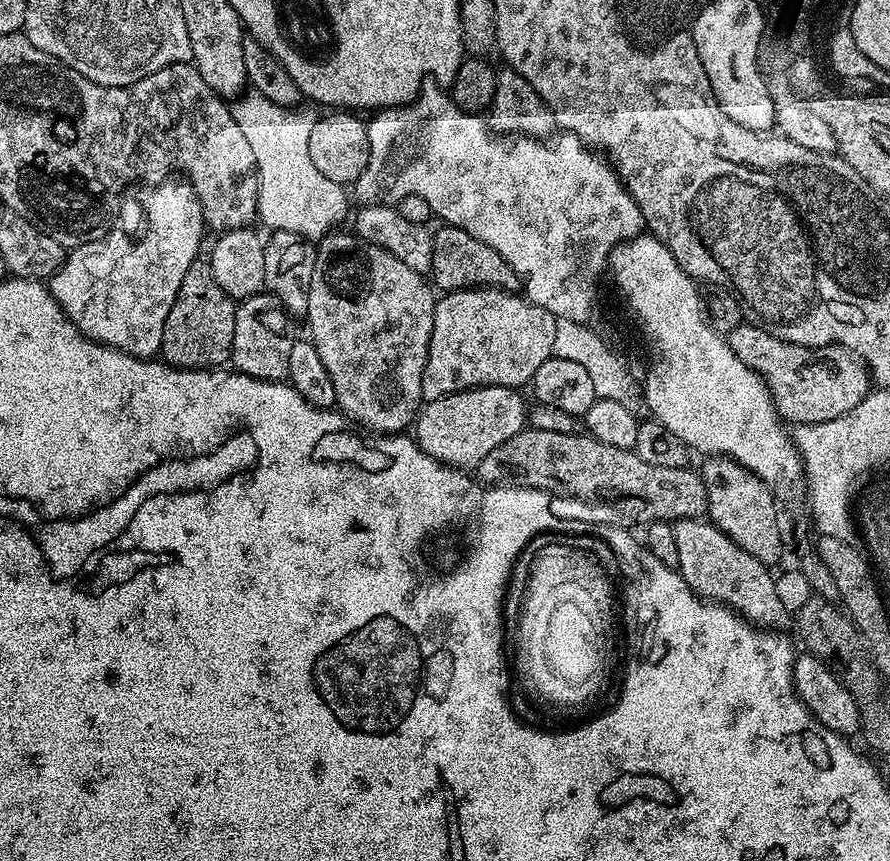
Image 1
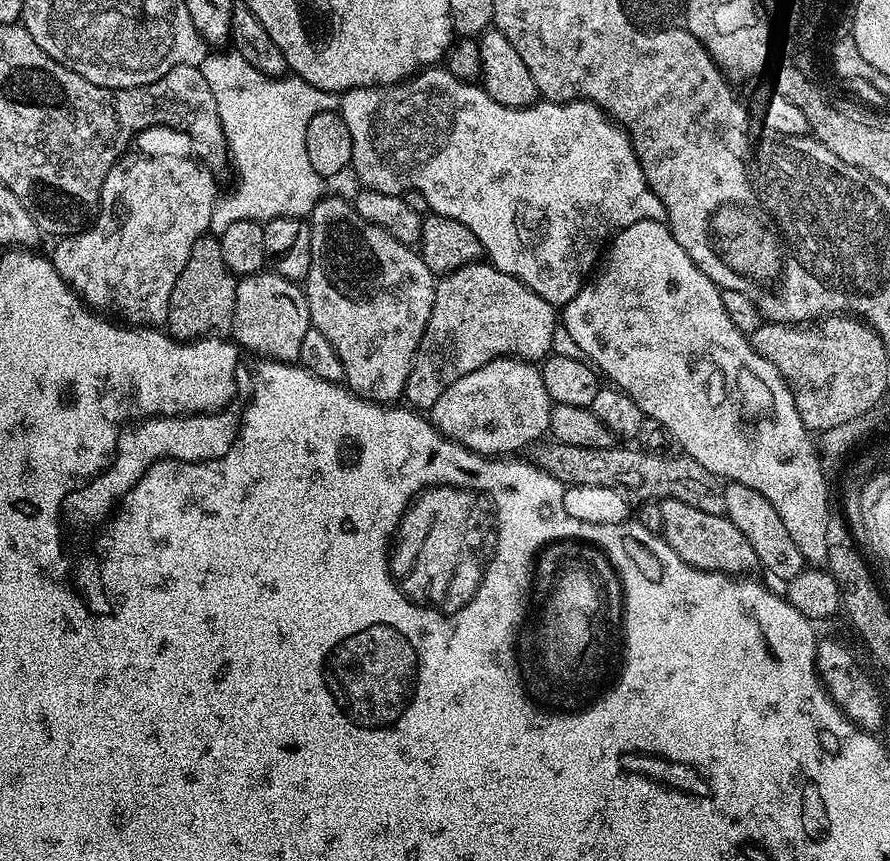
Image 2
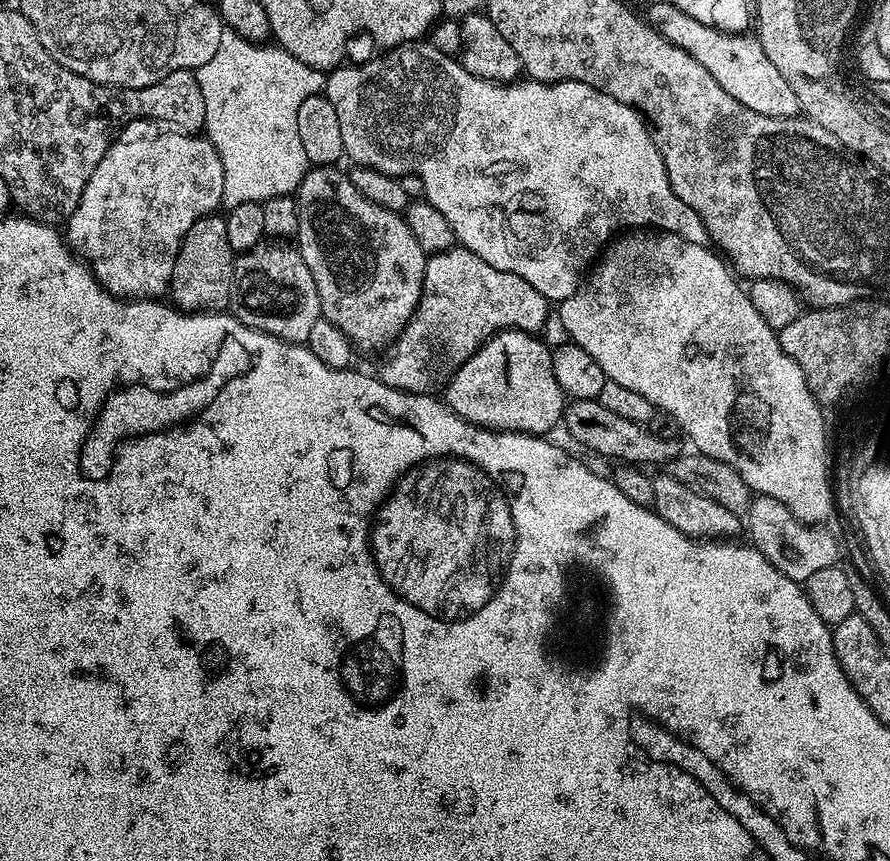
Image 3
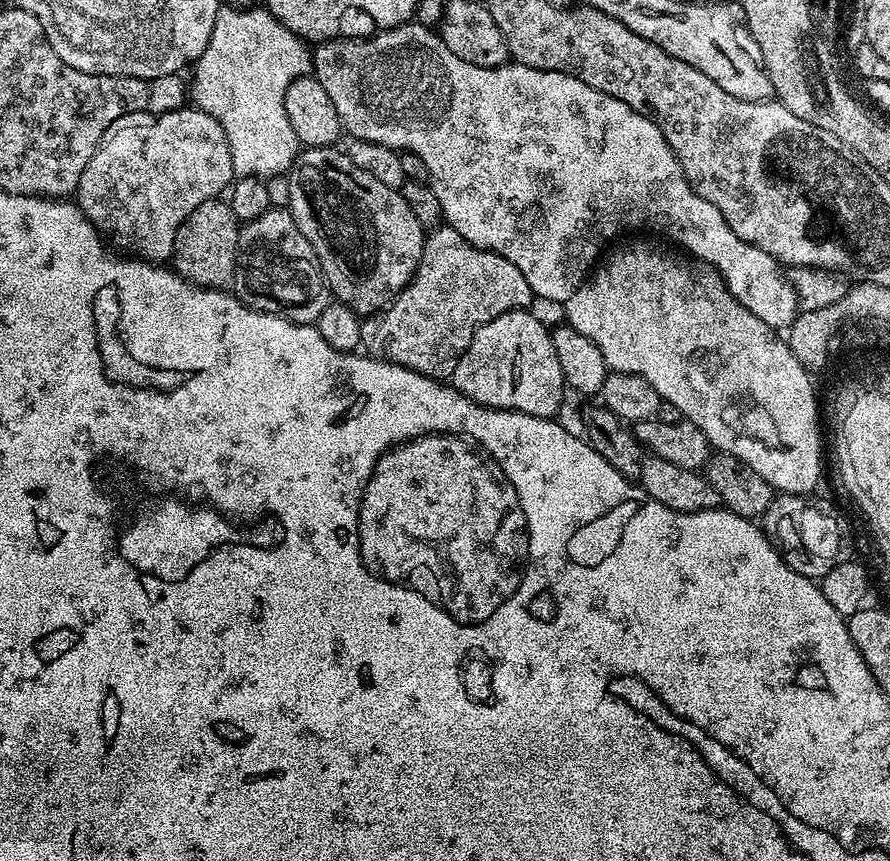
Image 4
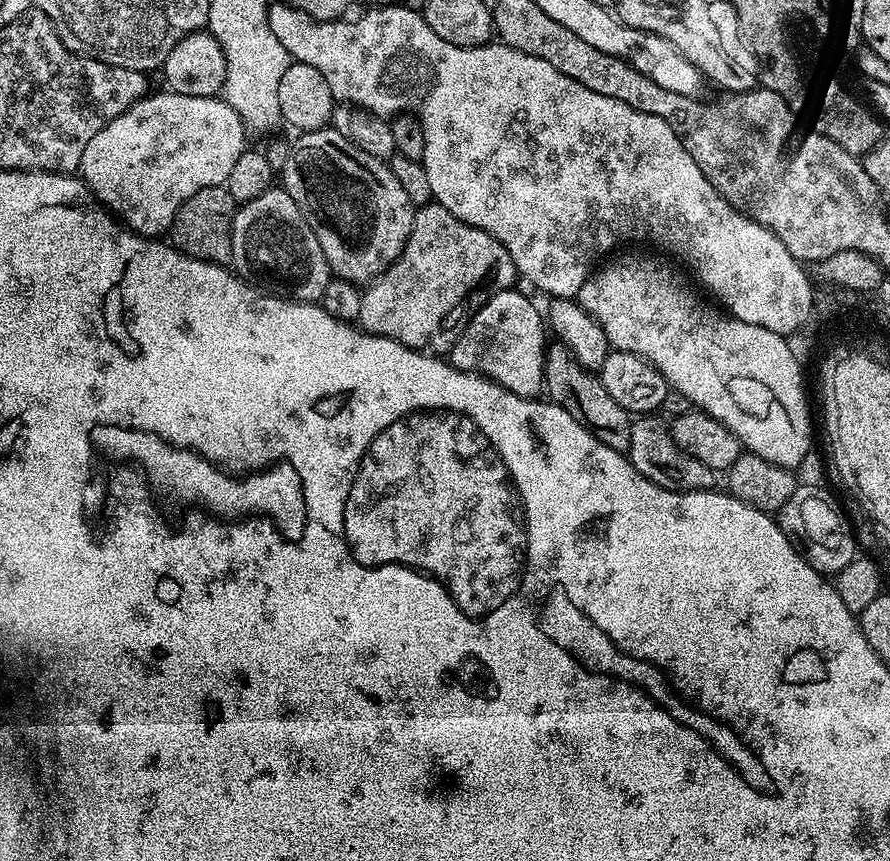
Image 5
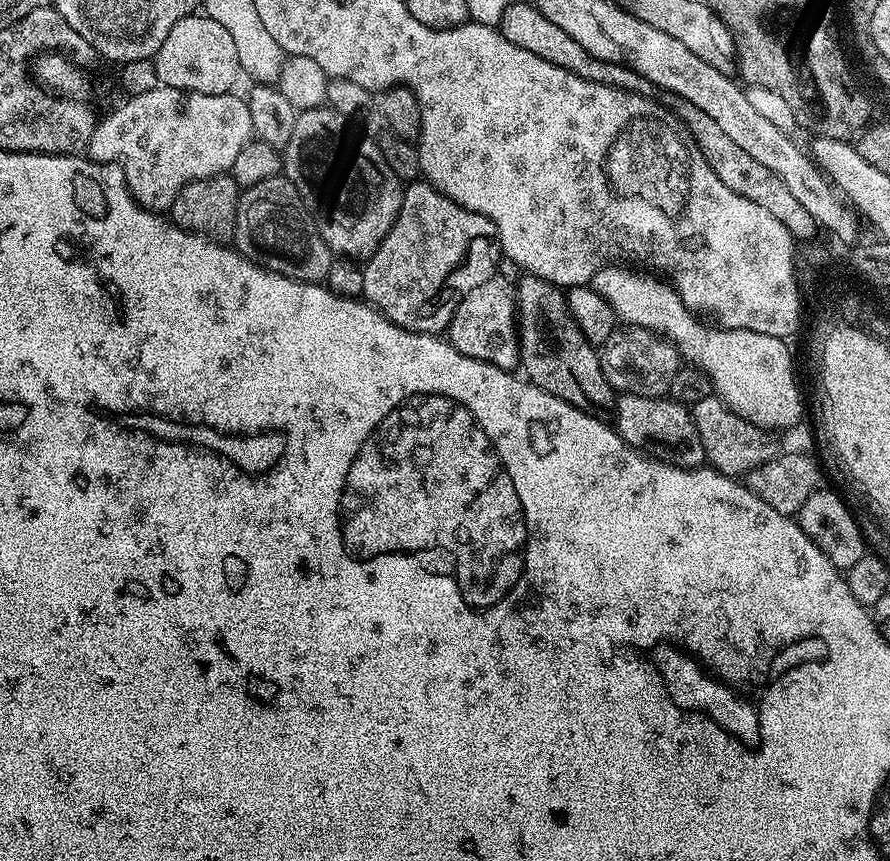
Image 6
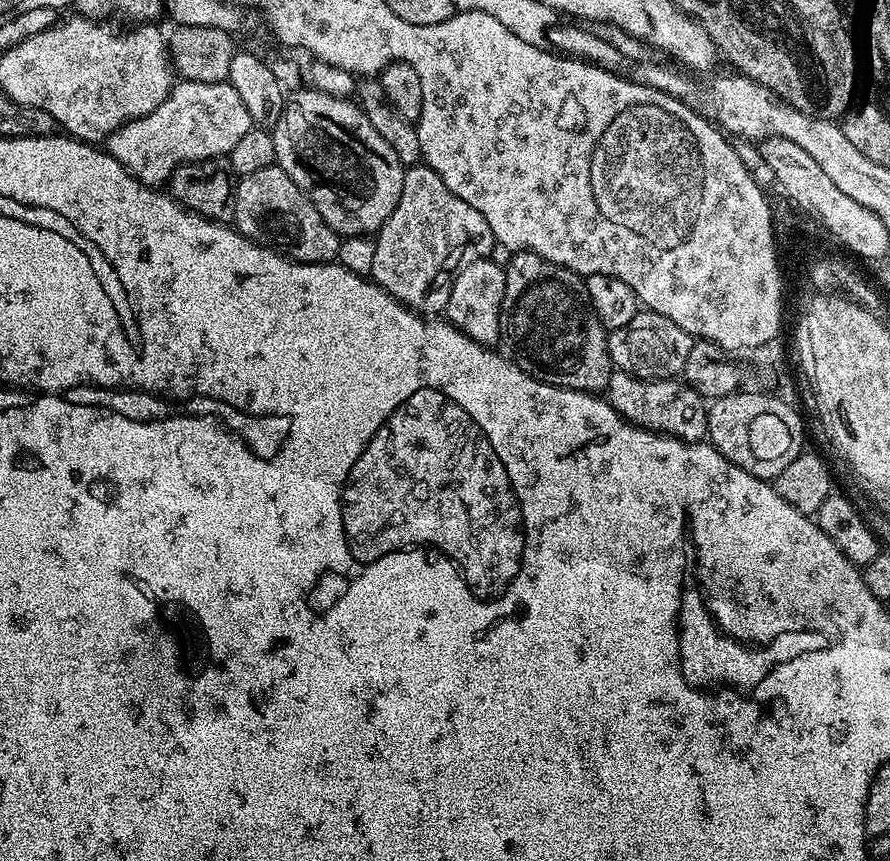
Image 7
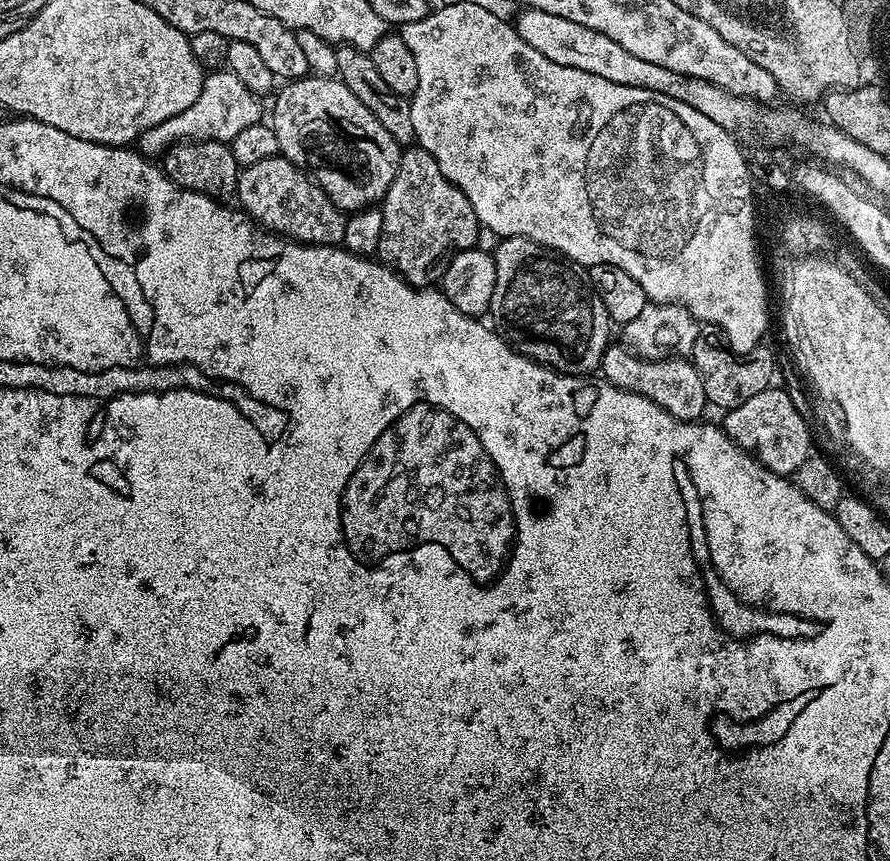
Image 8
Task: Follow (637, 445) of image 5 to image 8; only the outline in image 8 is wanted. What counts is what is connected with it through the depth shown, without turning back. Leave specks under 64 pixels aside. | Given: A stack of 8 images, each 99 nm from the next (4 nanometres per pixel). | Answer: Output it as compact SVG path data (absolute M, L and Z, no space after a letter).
M612 342L602 354L599 371L602 373L603 379L608 380L614 386L650 398L650 402L654 402L674 418L700 420L703 417L704 408L709 407L709 402L706 398L706 390L702 386L702 374L698 374L698 370L693 366L691 359L652 359L636 355L623 343Z

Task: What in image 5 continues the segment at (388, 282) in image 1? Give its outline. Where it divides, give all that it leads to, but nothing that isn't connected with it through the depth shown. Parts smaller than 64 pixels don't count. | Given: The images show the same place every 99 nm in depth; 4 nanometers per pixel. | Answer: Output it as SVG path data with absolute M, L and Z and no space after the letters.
M327 126L300 132L296 137L296 144L294 140L288 150L282 187L294 202L298 202L298 210L302 210L310 230L314 230L333 277L357 286L367 286L379 279L403 254L412 234L412 223L416 221L414 206L410 198L406 198L406 190L402 190L402 182L394 178L391 167L374 158L374 154L358 150L358 146L354 146L354 142L350 142L350 138L343 136L338 129Z

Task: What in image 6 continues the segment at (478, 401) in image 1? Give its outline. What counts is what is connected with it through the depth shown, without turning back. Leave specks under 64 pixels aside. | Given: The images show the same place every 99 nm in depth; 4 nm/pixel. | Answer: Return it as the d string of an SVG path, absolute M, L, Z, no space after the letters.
M493 278L474 289L458 306L447 339L466 358L490 362L499 368L515 369L520 363L518 335L518 288L508 280Z

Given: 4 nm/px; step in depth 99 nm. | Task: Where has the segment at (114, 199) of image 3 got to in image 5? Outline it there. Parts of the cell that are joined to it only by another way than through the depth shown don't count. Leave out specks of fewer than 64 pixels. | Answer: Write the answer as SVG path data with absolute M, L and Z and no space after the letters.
M162 90L157 96L149 94L136 104L131 104L122 115L111 120L102 130L98 130L98 134L94 134L94 138L90 138L90 143L87 144L86 150L82 150L82 162L78 172L84 183L92 191L93 197L99 200L101 205L107 208L113 216L119 218L127 227L140 236L160 238L163 237L163 232L165 235L171 229L174 218L178 214L182 202L186 202L186 198L194 198L194 194L198 194L198 190L206 190L210 186L227 185L230 178L230 170L234 170L234 162L238 162L238 158L246 150L244 135L246 135L246 129L243 118L236 113L234 106L227 104L219 95L186 97L184 94Z

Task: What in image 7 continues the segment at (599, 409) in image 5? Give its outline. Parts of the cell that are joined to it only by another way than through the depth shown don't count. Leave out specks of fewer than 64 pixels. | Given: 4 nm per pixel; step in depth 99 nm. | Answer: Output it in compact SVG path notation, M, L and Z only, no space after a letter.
M516 250L511 253L512 256L508 260L508 264L503 265L506 274L506 290L502 298L502 306L500 307L500 334L503 343L508 343L507 351L510 353L511 359L516 361L516 365L526 374L530 374L536 380L547 380L556 388L569 388L570 390L578 390L579 392L591 392L593 394L604 394L608 391L608 383L614 371L614 365L610 358L610 350L608 349L608 333L609 329L602 326L602 322L592 312L592 306L588 302L588 291L584 289L584 277L576 272L572 272L569 268L563 268L561 264L550 262L546 258L542 258L533 252L525 252Z

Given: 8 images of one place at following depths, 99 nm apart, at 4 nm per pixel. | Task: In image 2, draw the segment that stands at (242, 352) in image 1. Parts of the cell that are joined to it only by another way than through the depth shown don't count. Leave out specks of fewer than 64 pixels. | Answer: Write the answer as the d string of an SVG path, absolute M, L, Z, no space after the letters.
M261 270L237 279L230 332L245 353L266 360L281 360L283 364L297 363L302 338L306 338L311 322L307 291L297 281L273 270Z

